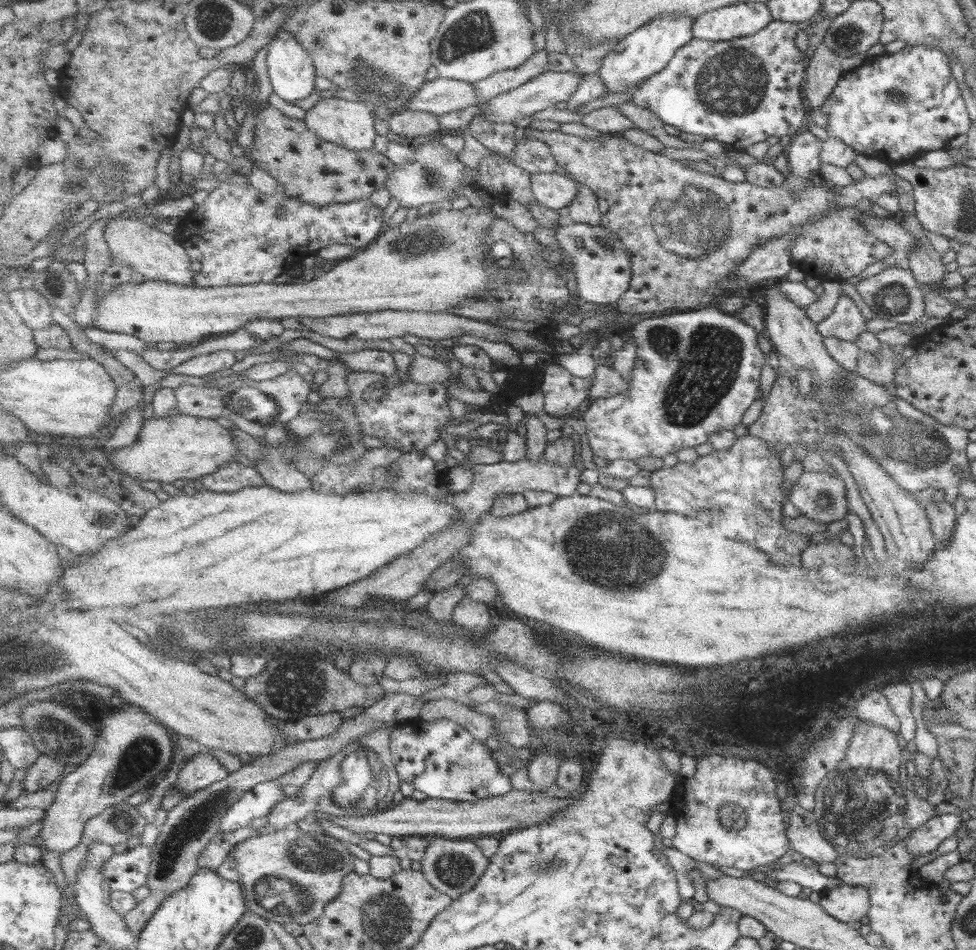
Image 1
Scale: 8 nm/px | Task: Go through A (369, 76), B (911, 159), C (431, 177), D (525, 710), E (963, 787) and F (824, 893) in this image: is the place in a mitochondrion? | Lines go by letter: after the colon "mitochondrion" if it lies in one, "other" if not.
A: mitochondrion
B: other
C: mitochondrion
D: other
E: other
F: other

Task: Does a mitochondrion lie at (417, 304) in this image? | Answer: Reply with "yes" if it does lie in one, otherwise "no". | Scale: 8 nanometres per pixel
no

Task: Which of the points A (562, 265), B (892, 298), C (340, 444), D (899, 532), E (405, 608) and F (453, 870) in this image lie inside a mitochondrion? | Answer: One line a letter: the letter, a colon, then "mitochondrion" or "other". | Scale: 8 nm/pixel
A: other
B: mitochondrion
C: mitochondrion
D: other
E: other
F: mitochondrion

